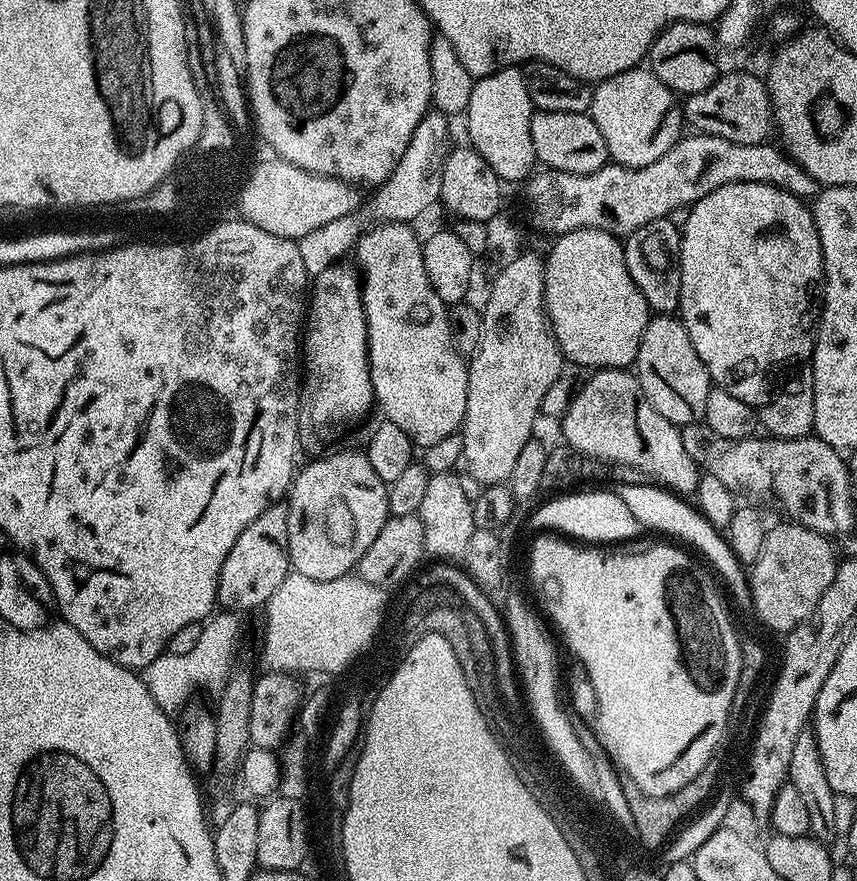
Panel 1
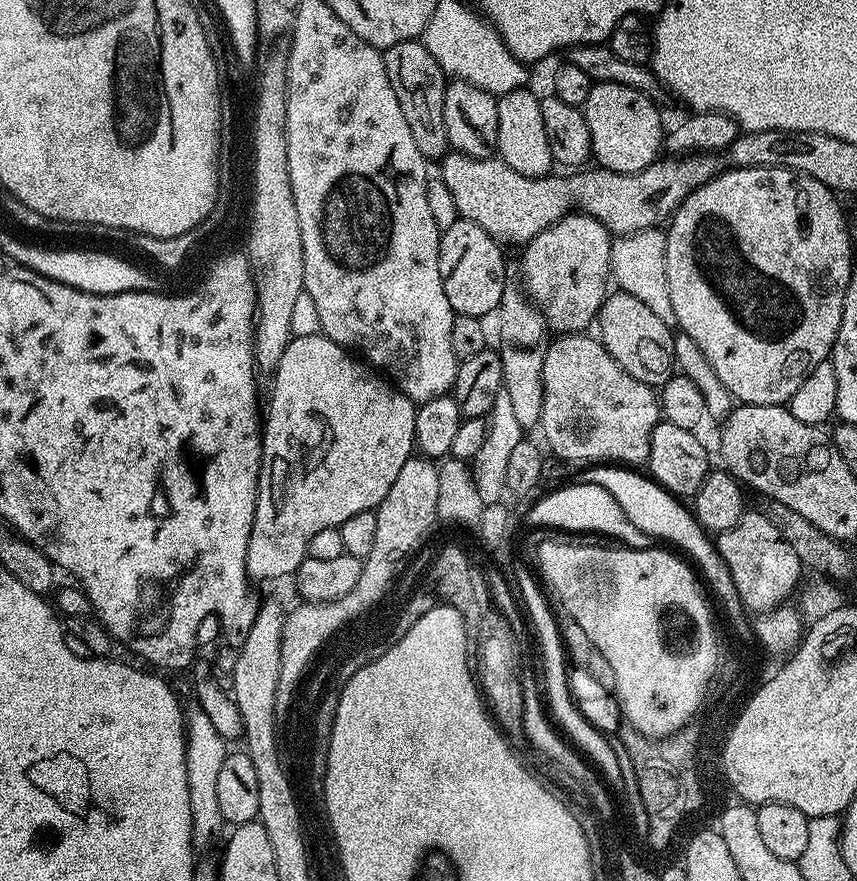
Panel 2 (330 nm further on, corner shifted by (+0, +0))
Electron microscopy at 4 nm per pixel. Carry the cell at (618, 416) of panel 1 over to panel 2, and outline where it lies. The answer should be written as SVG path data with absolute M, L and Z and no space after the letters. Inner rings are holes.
M560 334L549 343L546 362L542 362L542 406L539 431L544 432L547 451L561 460L578 460L592 466L597 462L619 462L624 466L640 466L647 461L650 438L662 413L657 393L649 385L638 382L609 354L595 335Z

